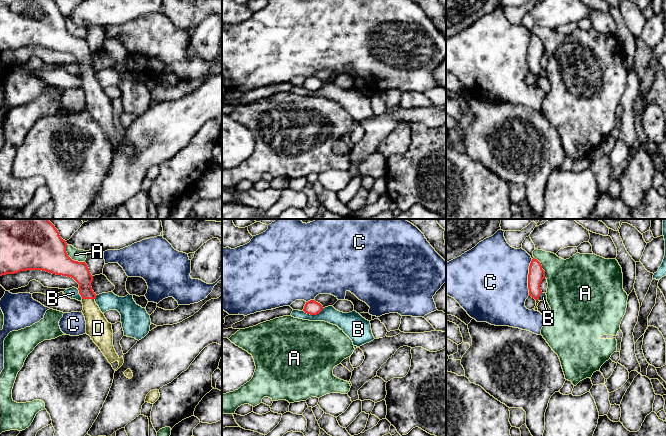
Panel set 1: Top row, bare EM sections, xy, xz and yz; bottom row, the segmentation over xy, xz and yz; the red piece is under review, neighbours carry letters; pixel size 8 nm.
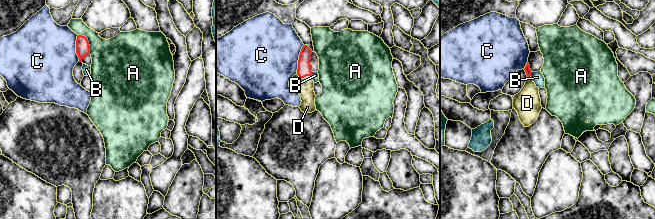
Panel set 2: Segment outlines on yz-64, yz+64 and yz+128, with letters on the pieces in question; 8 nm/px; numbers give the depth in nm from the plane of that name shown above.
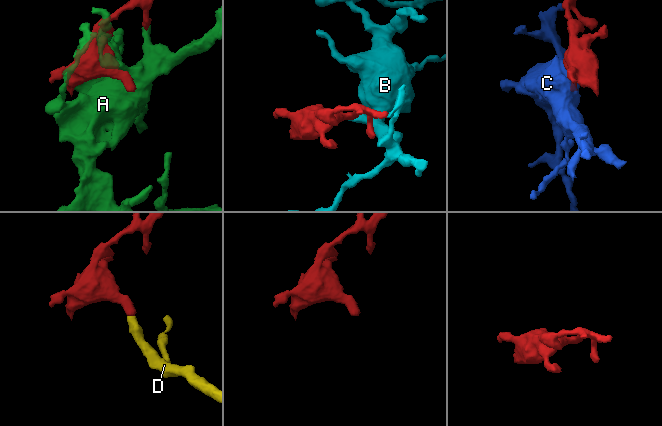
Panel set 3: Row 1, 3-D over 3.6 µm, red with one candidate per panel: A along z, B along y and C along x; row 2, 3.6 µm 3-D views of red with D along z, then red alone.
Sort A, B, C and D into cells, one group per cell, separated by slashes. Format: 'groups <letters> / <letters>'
groups A / B / C / D

